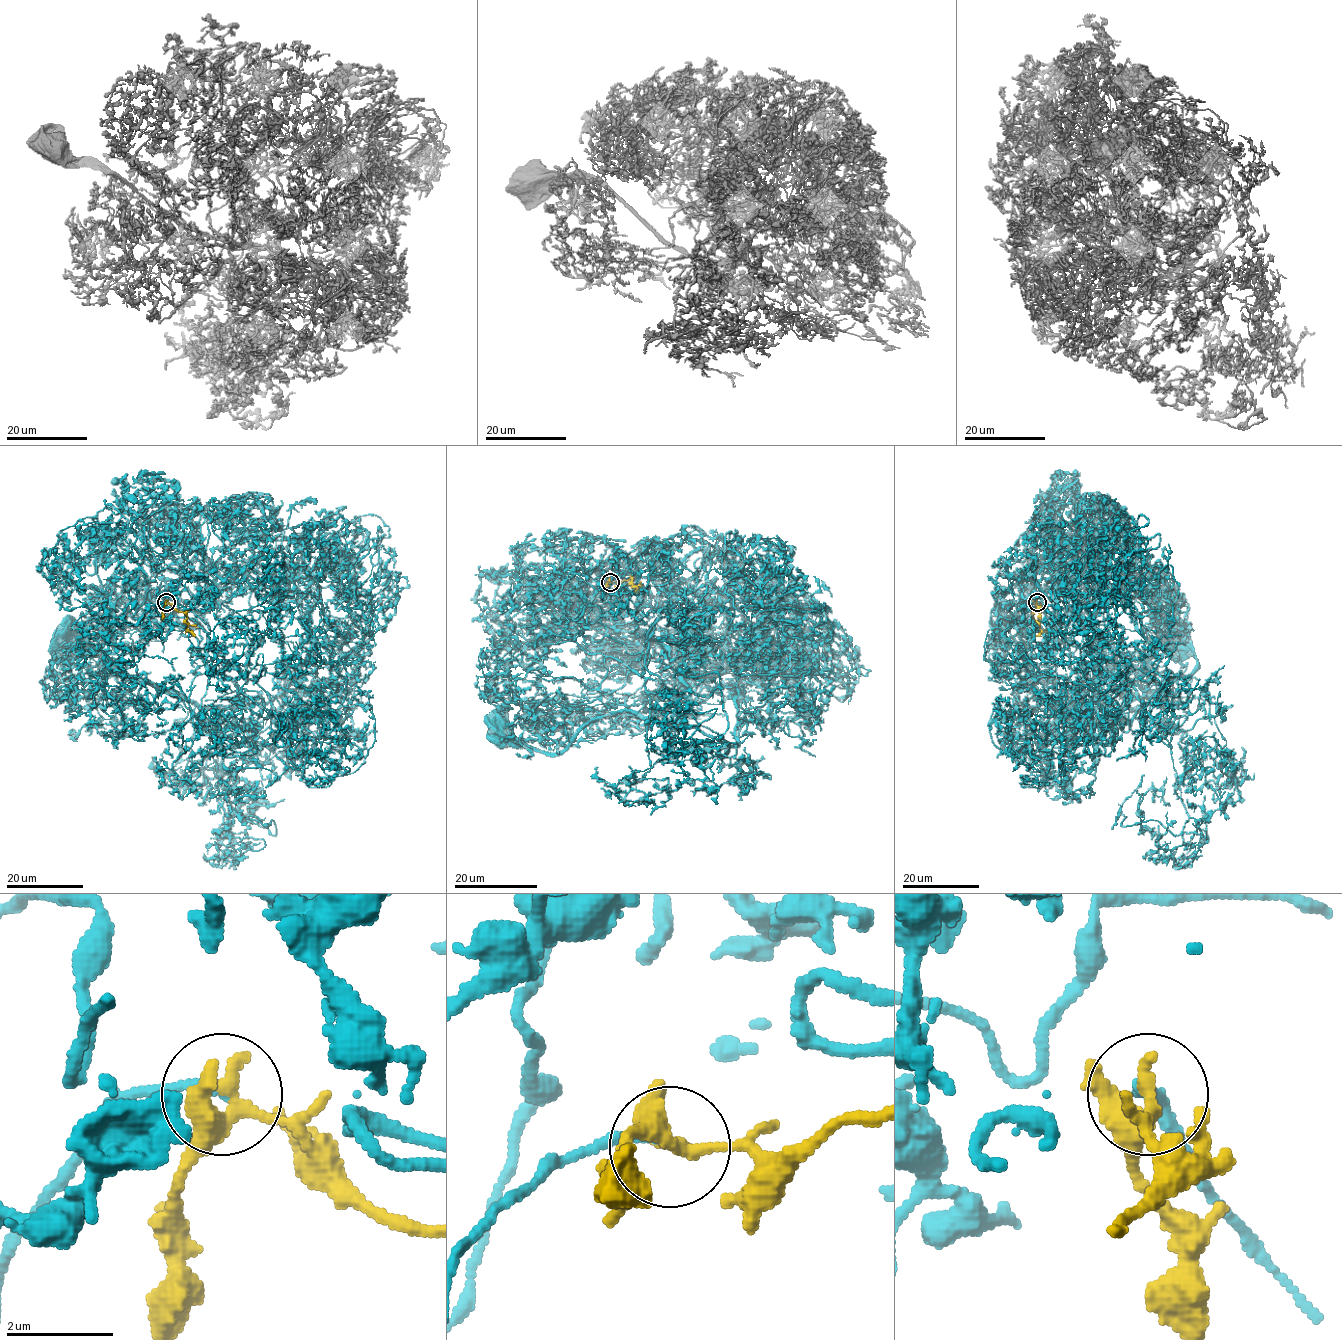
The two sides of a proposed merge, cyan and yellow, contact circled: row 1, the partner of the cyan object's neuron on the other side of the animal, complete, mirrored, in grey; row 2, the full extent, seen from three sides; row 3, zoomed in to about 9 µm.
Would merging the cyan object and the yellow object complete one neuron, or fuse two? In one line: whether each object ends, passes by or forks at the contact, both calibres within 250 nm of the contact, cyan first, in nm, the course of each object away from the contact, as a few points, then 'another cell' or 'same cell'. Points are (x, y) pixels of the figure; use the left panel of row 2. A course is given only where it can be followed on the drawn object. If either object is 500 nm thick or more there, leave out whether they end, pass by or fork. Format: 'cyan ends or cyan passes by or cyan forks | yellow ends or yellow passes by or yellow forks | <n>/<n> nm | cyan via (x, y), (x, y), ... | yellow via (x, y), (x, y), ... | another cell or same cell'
cyan ends | yellow forks | 140/240 nm | cyan via (166, 602), (147, 622), (149, 641), (129, 648), (136, 672), (212, 722), (240, 704), (198, 707), (65, 637) | yellow via (166, 602), (184, 614), (187, 628), (195, 636) | same cell

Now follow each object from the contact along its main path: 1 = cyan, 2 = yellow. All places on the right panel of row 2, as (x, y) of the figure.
1: (1037, 602), (1062, 631), (1053, 647), (1129, 722), (1166, 707), (1158, 694), (1196, 667), (1176, 637)
2: (1037, 602), (1033, 618), (1040, 632), (1036, 636)

